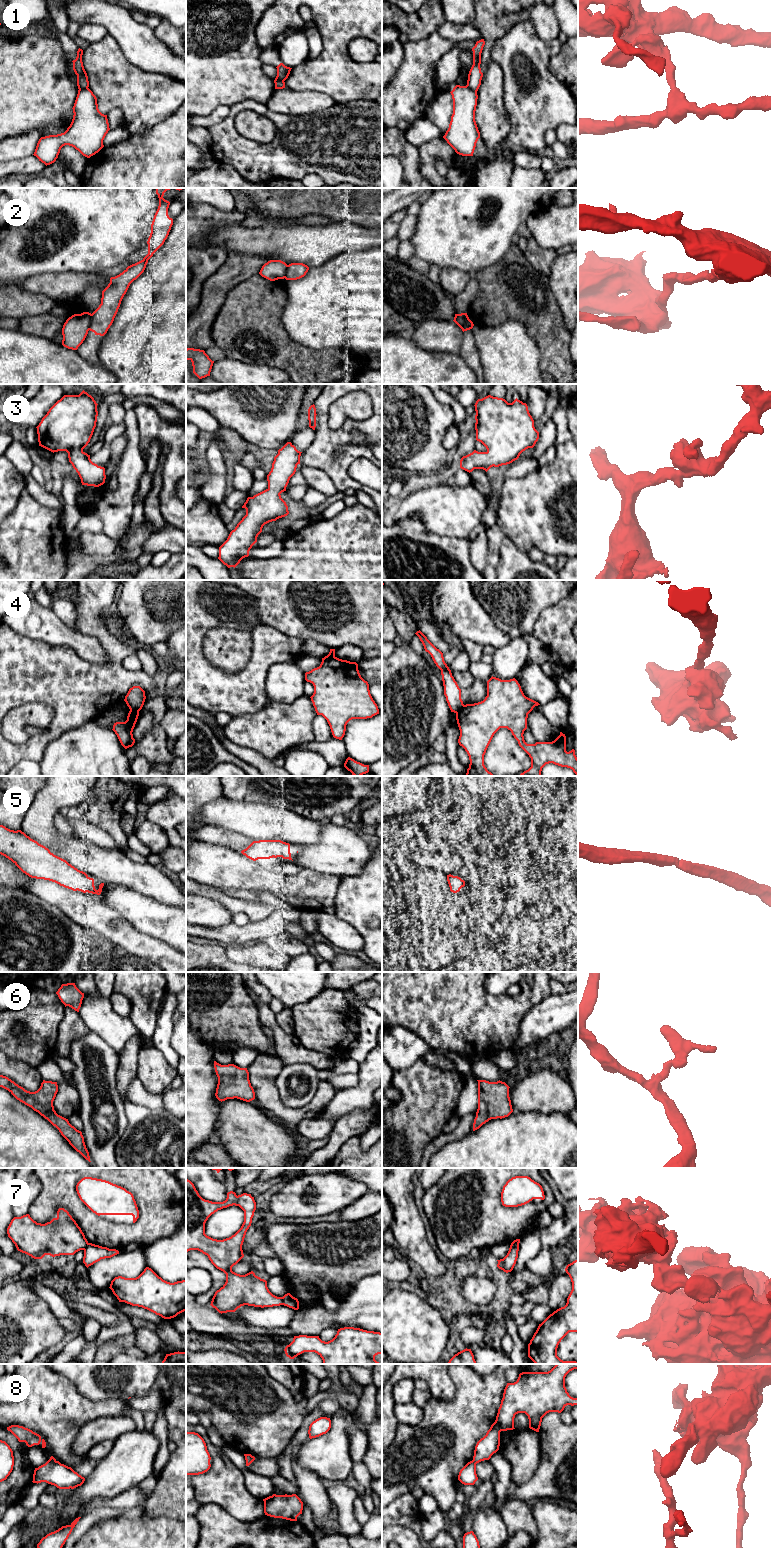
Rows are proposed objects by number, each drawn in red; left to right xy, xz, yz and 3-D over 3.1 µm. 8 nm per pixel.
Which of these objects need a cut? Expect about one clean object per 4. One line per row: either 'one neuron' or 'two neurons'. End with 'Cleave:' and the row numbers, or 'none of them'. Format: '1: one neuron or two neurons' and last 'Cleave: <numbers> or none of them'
1: two neurons
2: two neurons
3: one neuron
4: two neurons
5: one neuron
6: one neuron
7: two neurons
8: two neurons
Cleave: 1, 2, 4, 7, 8

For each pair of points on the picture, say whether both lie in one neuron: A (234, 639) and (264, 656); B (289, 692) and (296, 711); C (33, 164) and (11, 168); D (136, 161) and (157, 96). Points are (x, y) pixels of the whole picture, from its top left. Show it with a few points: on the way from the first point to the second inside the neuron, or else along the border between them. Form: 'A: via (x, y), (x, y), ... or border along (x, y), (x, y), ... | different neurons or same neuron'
A: border along (255, 626), (251, 630), (250, 657), (240, 670) | different neurons
B: border along (304, 694), (288, 703), (269, 702) | different neurons
C: via (28, 166), (16, 168) | same neuron
D: border along (165, 119), (143, 133), (131, 135) | different neurons

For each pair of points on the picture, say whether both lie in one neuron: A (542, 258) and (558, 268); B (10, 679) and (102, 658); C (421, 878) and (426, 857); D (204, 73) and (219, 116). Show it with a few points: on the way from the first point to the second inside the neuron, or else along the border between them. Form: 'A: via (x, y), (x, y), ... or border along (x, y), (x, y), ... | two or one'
A: border along (557, 255), (551, 266), (551, 273), (548, 276) | two
B: border along (70, 647), (89, 661), (106, 663), (109, 660) | two
C: border along (417, 868), (423, 869) | two
D: border along (218, 105), (210, 113), (196, 116) | two

